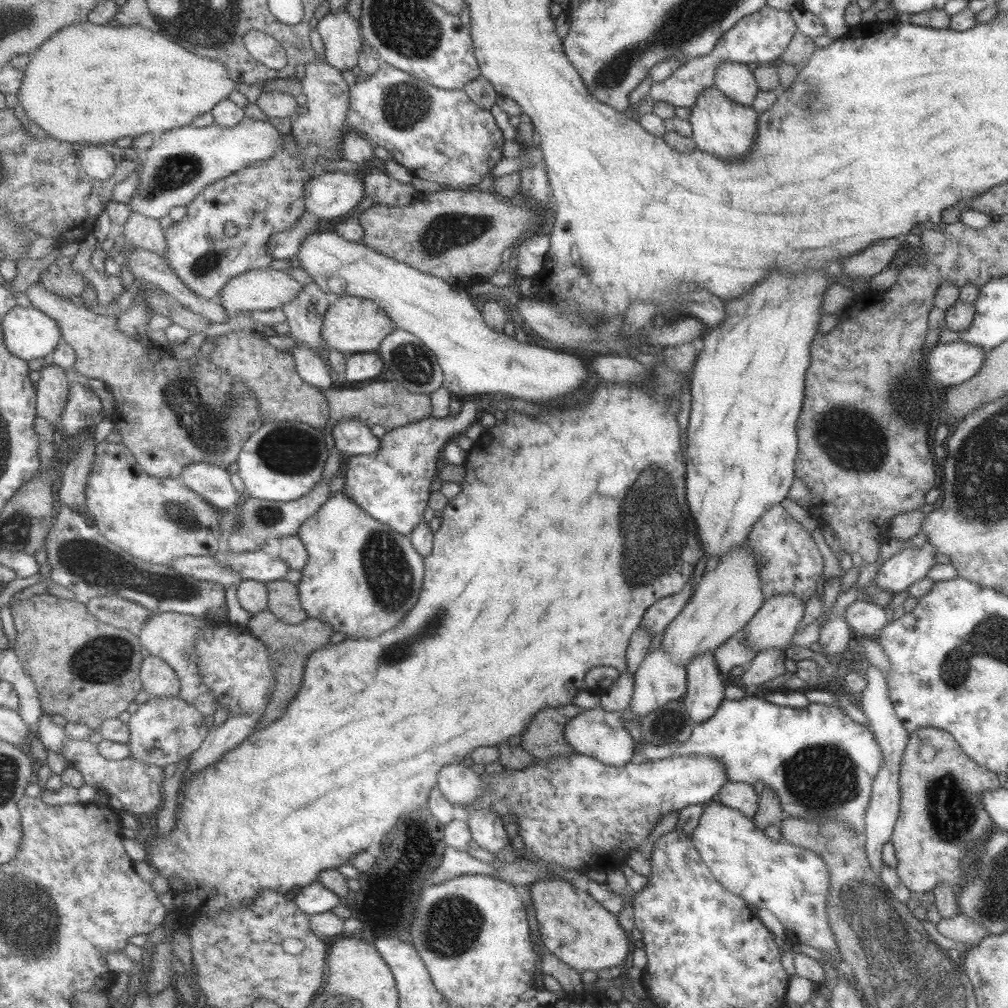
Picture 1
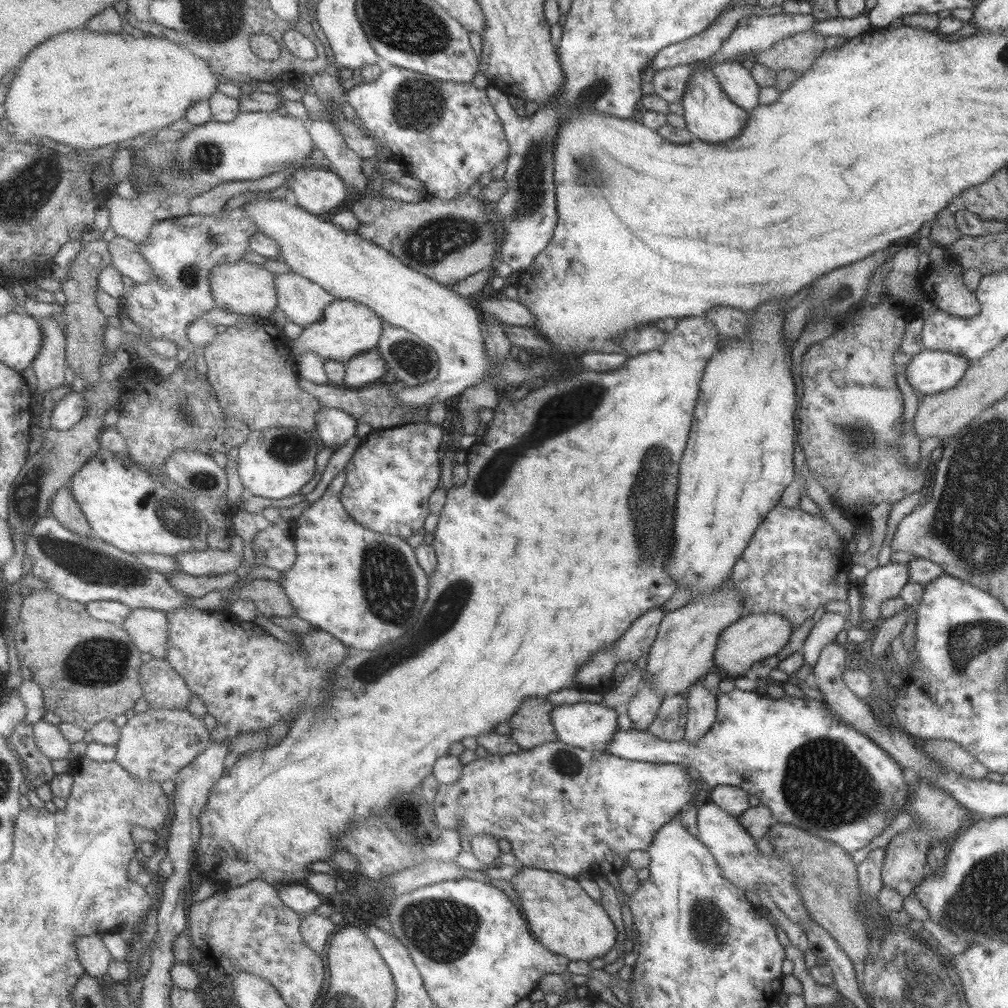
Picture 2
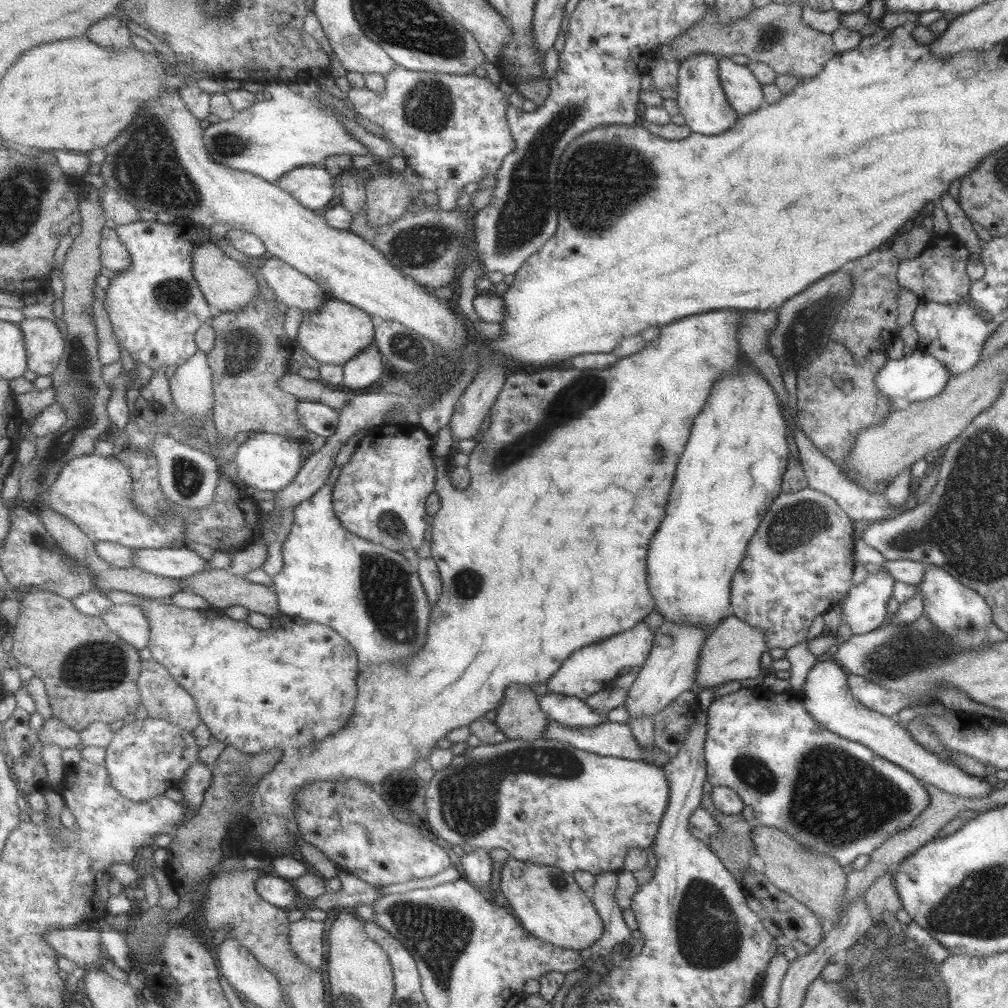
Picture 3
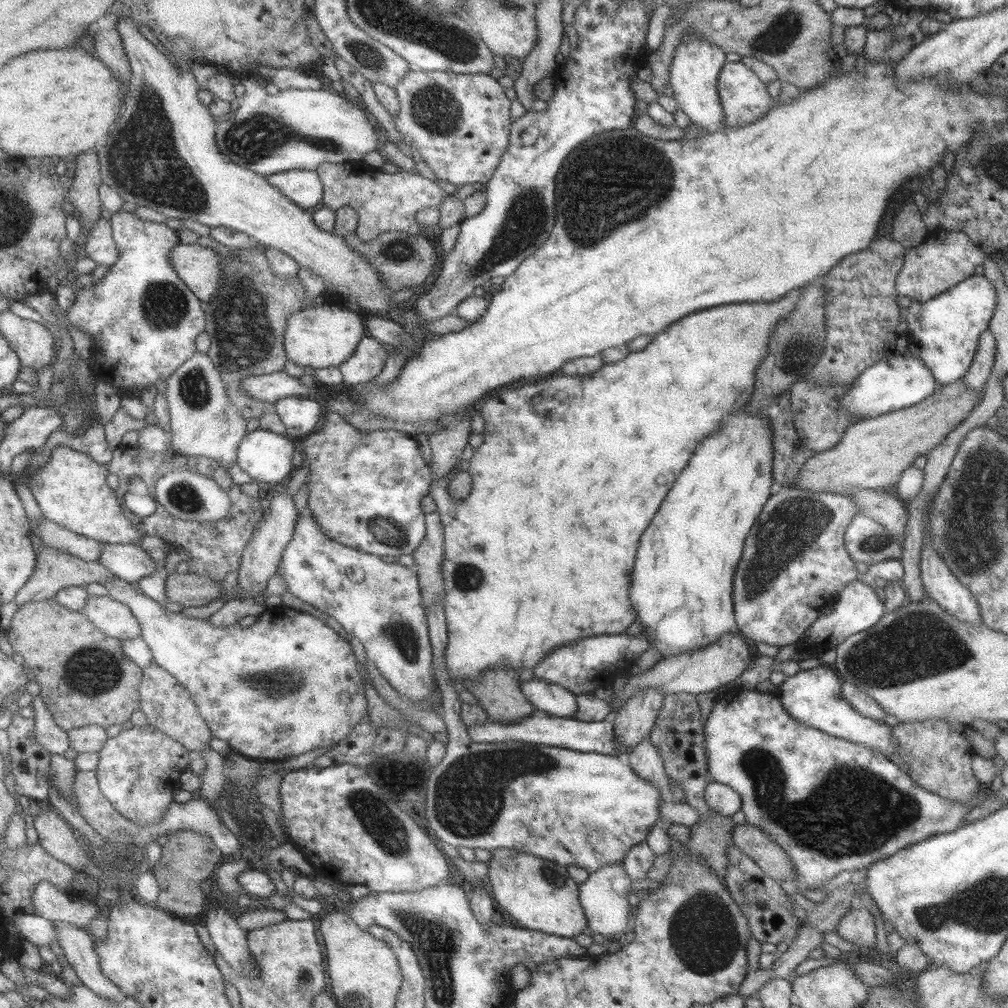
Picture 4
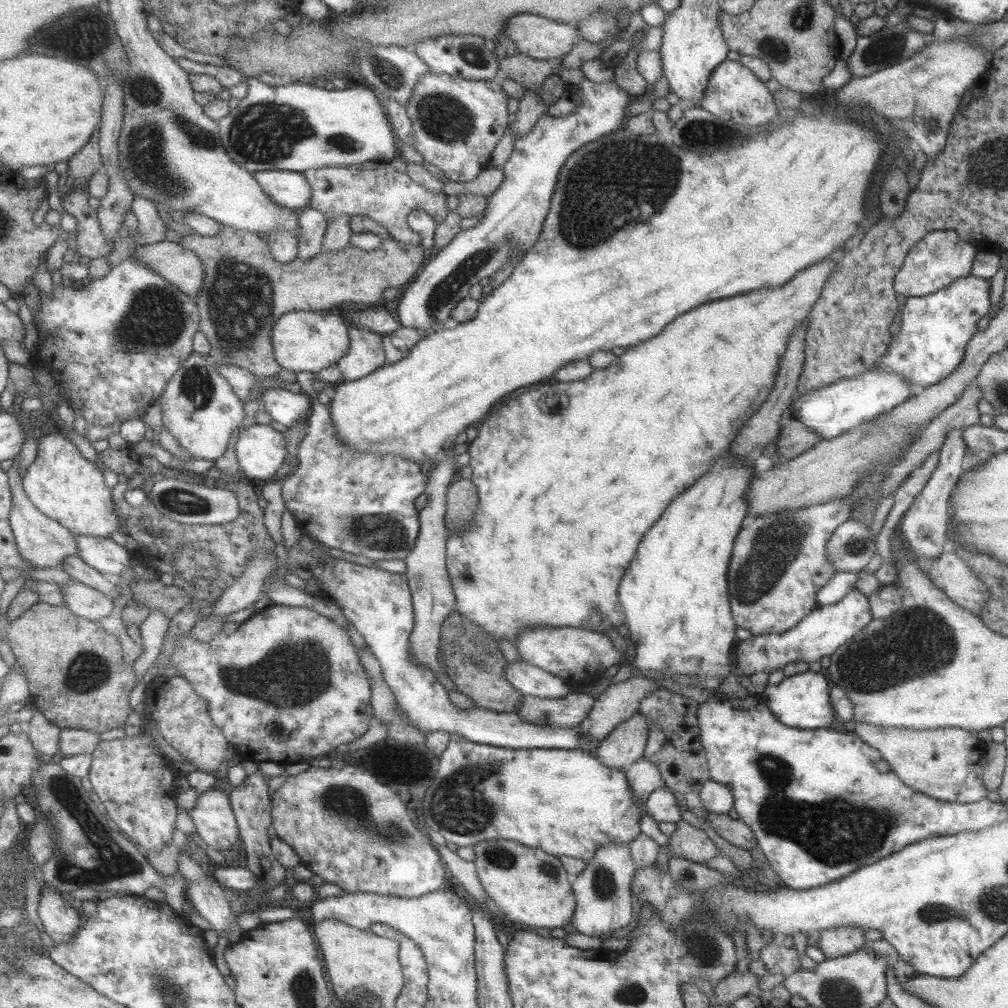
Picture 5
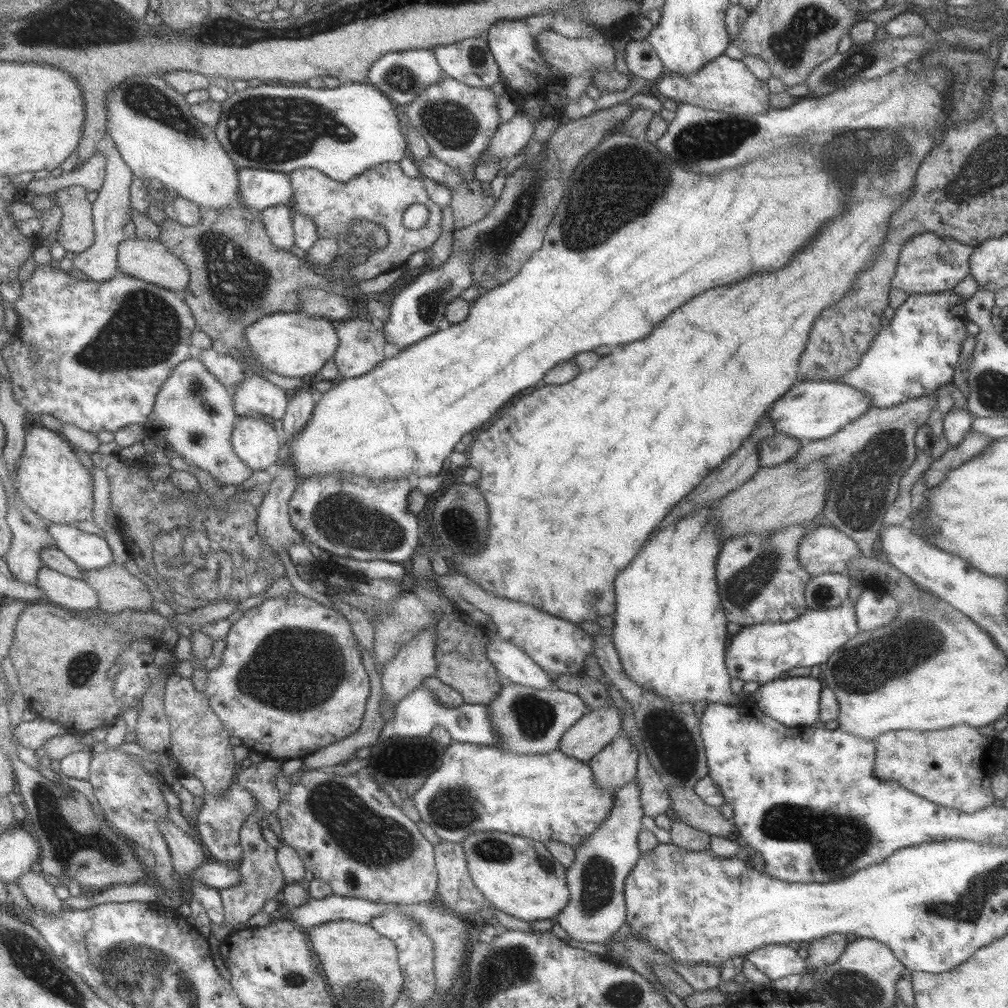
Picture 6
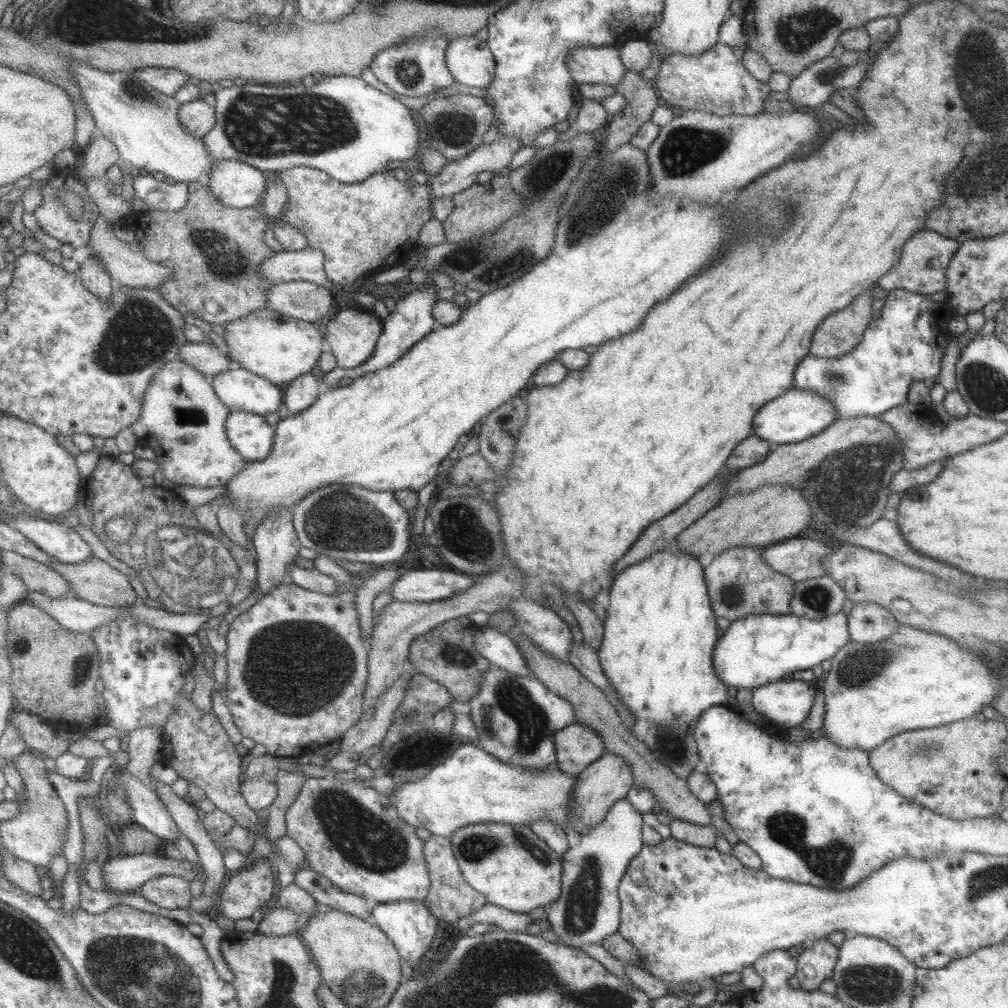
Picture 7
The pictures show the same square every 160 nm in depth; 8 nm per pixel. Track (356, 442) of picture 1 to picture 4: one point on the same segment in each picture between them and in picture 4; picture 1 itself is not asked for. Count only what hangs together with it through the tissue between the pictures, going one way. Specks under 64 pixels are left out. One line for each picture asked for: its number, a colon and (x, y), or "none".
2: (335, 426)
3: (320, 419)
4: (300, 414)

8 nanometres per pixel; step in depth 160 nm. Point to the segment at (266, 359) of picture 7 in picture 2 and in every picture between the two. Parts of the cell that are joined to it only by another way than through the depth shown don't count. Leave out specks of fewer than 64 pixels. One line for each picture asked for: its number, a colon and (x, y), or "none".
2: (348, 328)
3: (335, 333)
4: (324, 335)
5: (304, 341)
6: (292, 344)

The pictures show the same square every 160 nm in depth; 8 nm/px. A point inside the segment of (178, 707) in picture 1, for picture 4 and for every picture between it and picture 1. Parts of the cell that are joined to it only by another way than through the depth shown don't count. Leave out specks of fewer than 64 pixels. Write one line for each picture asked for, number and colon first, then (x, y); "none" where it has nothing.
2: (155, 745)
3: (147, 757)
4: (139, 772)

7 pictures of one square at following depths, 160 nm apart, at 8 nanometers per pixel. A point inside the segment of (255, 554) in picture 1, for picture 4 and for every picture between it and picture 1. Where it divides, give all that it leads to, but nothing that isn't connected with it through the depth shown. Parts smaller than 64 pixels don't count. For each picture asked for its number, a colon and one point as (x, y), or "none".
2: (210, 562)
3: (173, 562)
4: (129, 562)

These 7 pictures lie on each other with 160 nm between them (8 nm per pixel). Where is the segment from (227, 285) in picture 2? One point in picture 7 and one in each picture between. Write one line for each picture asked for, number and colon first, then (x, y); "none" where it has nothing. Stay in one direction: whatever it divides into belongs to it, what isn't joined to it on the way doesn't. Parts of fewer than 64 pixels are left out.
3: (227, 284)
4: (201, 268)
5: (182, 267)
6: (150, 260)
7: (127, 263)

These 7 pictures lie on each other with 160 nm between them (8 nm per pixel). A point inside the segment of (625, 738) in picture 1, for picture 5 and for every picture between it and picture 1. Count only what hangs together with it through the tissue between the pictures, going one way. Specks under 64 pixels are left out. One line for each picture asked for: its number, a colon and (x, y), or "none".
2: (590, 726)
3: (571, 712)
4: (552, 698)
5: (528, 679)

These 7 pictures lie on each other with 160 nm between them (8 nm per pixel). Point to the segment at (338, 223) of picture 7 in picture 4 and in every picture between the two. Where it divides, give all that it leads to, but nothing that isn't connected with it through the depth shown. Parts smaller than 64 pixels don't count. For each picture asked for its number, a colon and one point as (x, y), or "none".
4: (384, 202)
5: (375, 189)
6: (380, 196)

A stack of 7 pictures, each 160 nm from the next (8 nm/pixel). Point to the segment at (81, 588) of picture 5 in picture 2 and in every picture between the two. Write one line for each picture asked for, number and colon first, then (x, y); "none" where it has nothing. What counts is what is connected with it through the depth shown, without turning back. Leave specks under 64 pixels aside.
2: (148, 627)
3: (128, 620)
4: (115, 618)

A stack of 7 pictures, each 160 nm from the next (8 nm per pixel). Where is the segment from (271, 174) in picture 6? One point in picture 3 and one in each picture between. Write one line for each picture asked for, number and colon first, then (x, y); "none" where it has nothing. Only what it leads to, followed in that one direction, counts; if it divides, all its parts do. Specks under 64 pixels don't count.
3: (313, 186)
4: (304, 187)
5: (288, 189)

